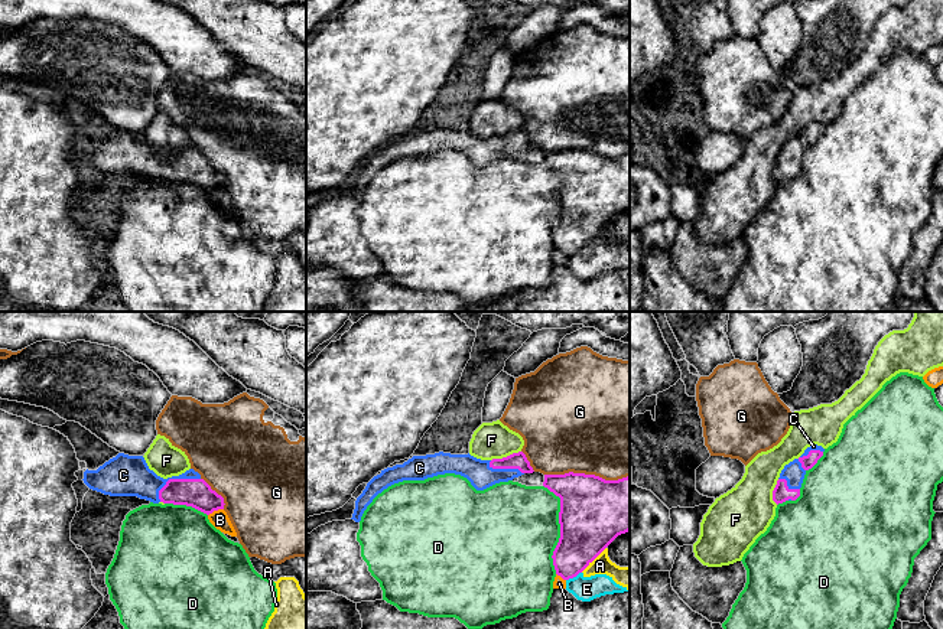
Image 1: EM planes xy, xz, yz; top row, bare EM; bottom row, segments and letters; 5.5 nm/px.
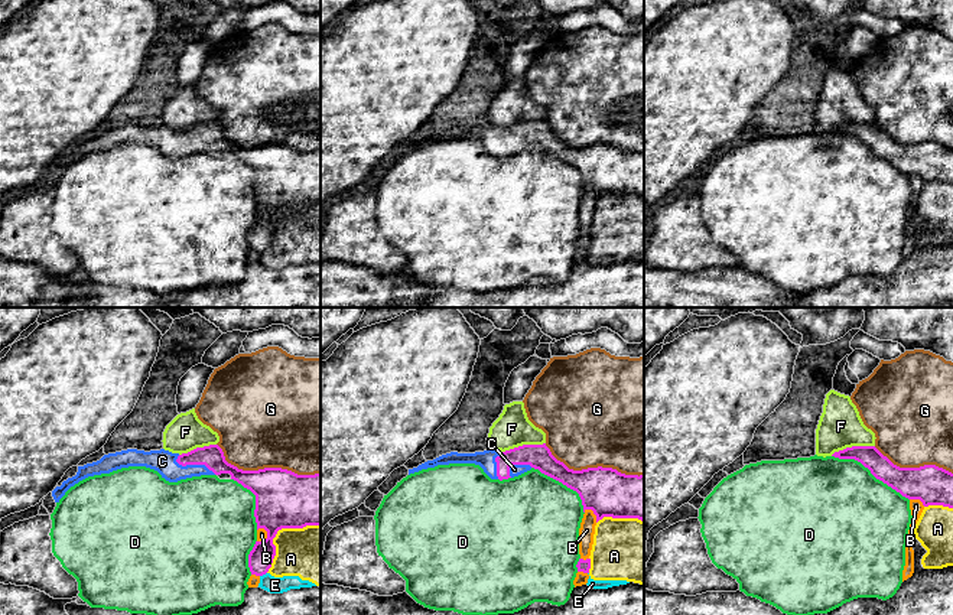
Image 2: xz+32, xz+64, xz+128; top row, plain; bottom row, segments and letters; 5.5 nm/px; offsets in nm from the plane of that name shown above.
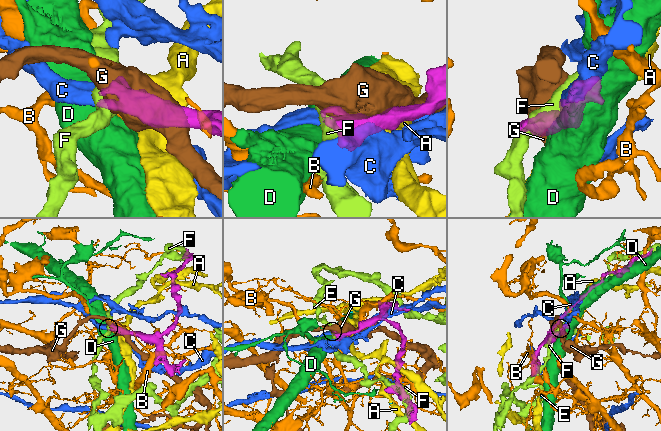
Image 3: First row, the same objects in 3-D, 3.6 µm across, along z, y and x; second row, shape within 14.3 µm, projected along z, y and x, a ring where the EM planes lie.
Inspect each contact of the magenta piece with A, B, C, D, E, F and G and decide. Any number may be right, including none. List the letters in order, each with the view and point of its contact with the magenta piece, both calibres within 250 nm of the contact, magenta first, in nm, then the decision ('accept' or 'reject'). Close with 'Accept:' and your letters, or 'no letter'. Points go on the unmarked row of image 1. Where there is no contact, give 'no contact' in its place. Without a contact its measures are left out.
A: contact xz (592, 237); calibres 360 and 120 nm; reject
B: contact xy (215, 186); calibres 160 and 100 nm; reject
C: contact xy (174, 156); calibres 160 and 220 nm; accept
D: contact xz (561, 205); calibres 380 and 480 nm; reject
E: contact xz (574, 253); calibres 280 and 140 nm; reject
F: contact xz (507, 133); calibres 100 and 200 nm; reject
G: contact xz (587, 152); calibres 380 and 480 nm; reject
Accept: C

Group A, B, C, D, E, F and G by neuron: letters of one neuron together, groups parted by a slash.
A E / B / C / D / F / G

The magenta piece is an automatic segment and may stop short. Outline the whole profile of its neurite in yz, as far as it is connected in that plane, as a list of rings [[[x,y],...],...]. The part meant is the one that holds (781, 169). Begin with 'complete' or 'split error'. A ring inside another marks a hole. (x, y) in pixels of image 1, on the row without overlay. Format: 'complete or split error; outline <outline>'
split error; outline [[[812,121],[799,136],[784,143],[773,167],[773,177],[777,182],[786,177],[796,177],[800,173],[806,149],[817,140],[823,128],[825,126],[822,123]]]

